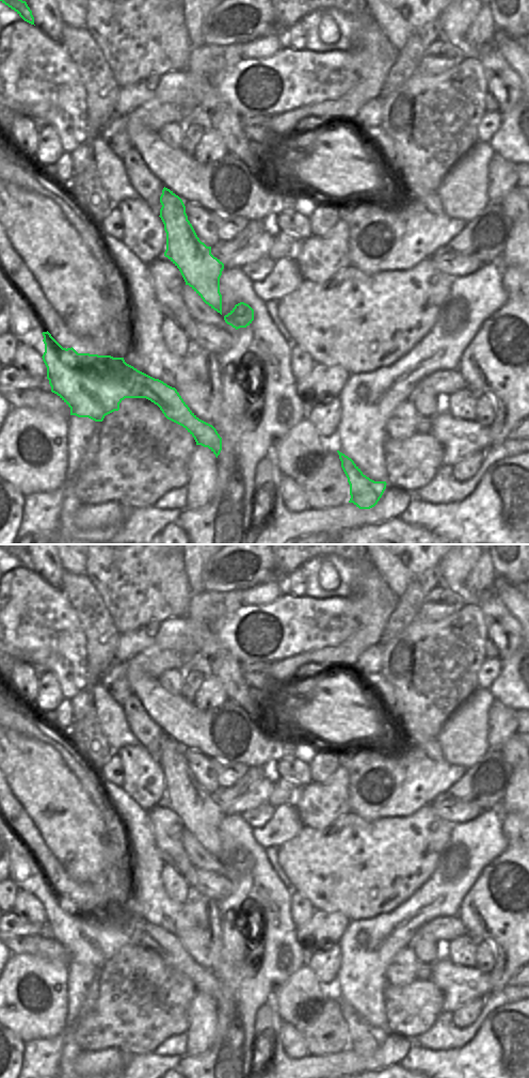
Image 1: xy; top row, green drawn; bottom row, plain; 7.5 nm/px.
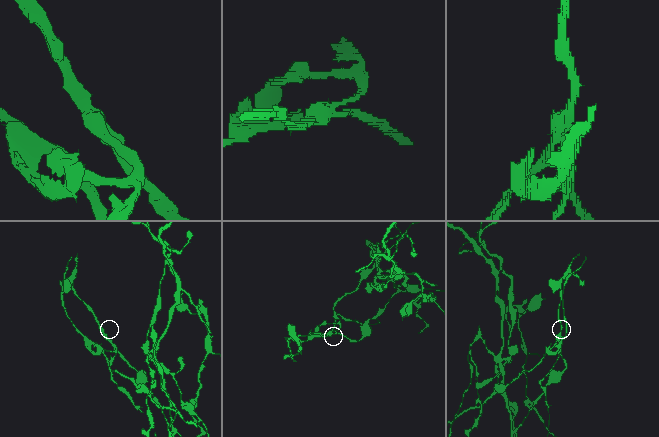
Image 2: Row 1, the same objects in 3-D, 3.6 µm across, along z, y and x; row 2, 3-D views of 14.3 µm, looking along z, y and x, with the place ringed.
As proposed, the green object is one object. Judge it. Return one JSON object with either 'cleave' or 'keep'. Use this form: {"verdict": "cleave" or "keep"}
{"verdict": "cleave"}

